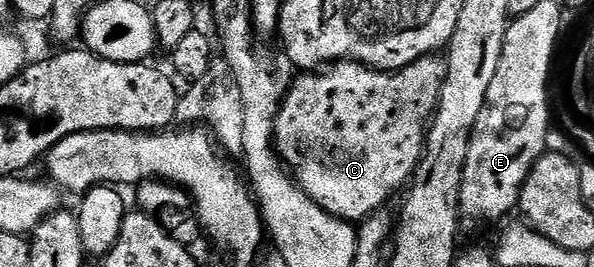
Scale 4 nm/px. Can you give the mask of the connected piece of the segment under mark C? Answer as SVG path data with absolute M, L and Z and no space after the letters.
M428 56L400 70L372 70L360 62L336 62L322 72L303 72L298 76L296 82L294 79L288 85L279 108L275 148L297 185L325 212L362 224L372 214L380 213L386 207L383 205L414 179L427 144L429 123L447 82L446 57Z

